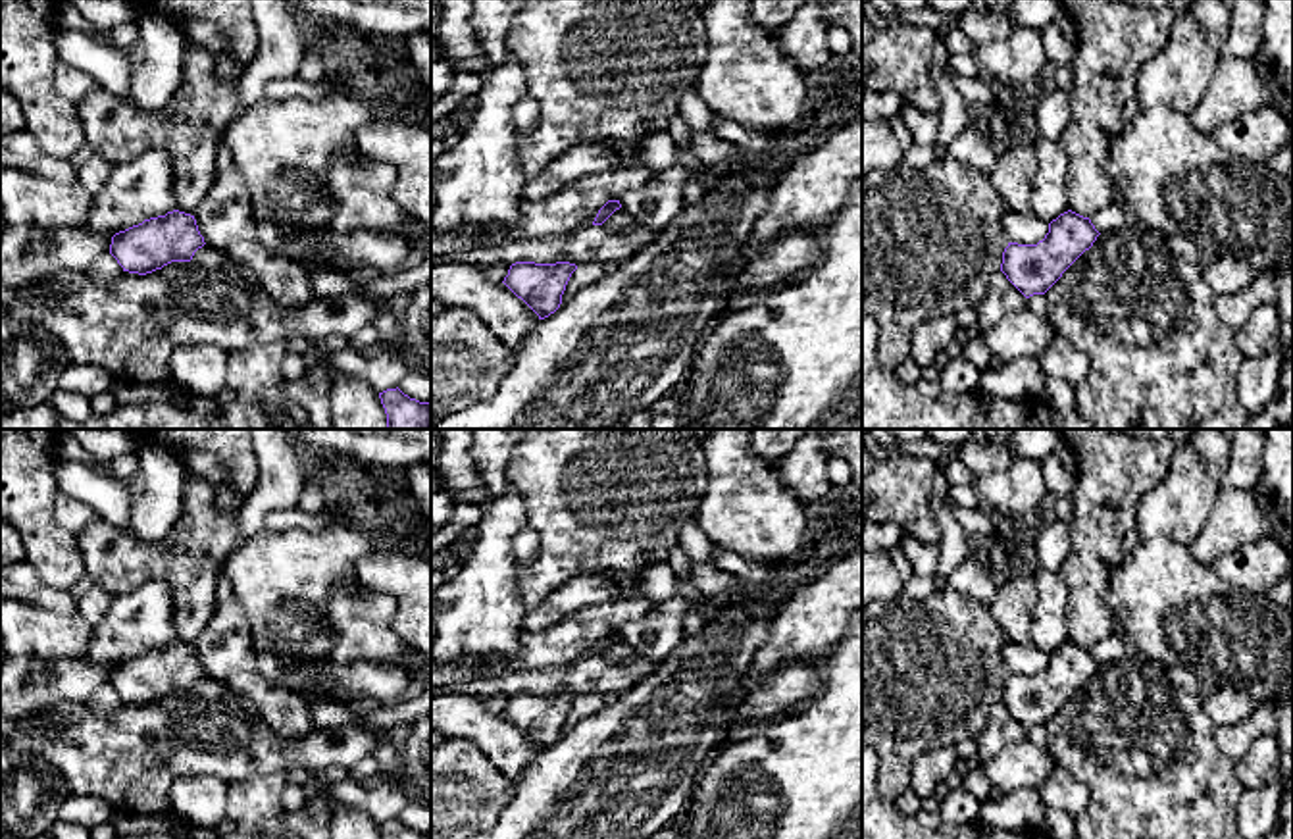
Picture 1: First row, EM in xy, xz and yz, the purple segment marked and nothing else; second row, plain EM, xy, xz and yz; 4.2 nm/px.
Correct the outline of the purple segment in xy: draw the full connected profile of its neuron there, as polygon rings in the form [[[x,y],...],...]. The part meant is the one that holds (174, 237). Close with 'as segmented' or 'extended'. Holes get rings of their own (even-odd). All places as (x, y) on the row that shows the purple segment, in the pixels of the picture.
[[[173,210],[115,233],[110,254],[123,271],[146,275],[171,262],[190,262],[204,244],[194,216]]]; as segmented

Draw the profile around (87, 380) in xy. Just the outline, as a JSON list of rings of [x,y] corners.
[[[69,364],[58,377],[58,389],[92,398],[98,393],[112,391],[115,377],[104,368],[90,364]]]

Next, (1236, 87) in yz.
[[[1220,58],[1199,108],[1189,115],[1195,129],[1214,133],[1266,104],[1256,60]]]

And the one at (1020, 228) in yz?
[[[1008,210],[1002,219],[1004,233],[1010,242],[1018,244],[1037,244],[1049,233],[1049,223],[1039,219],[1037,216],[1018,214]]]

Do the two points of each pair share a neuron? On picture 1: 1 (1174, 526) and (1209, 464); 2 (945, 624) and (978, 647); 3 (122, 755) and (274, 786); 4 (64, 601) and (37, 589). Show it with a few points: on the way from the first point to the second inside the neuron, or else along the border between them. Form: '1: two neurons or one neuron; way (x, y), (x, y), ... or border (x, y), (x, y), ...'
1: one neuron; way (1176, 510), (1193, 480)
2: one neuron; way (953, 632), (970, 647)
3: two neurons; border (285, 768), (258, 772), (229, 784)
4: one neuron; way (58, 601), (43, 595)

